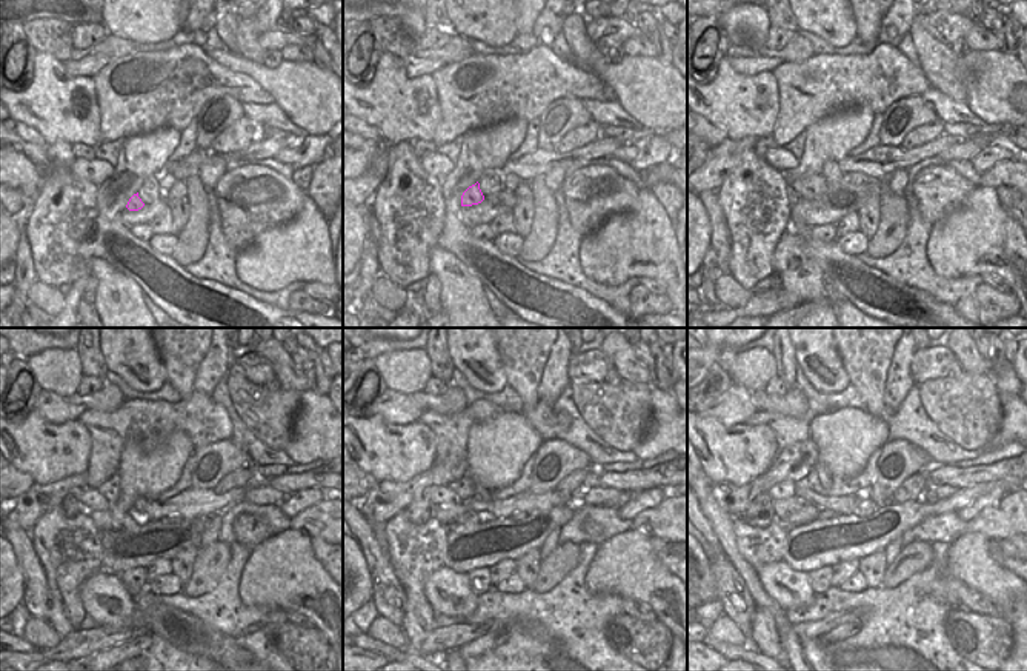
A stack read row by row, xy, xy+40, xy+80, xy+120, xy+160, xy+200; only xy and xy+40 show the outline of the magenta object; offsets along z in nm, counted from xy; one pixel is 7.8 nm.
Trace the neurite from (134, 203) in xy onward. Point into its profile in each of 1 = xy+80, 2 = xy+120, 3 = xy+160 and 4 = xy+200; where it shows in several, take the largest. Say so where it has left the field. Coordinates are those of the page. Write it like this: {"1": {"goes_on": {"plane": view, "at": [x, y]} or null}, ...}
{"1": {"goes_on": {"plane": "xy+80", "at": [814, 186]}}, "2": {"goes_on": {"plane": "xy+120", "at": [103, 520]}}, "3": {"goes_on": {"plane": "xy+160", "at": [446, 514]}}, "4": {"goes_on": {"plane": "xy+200", "at": [795, 511]}}}

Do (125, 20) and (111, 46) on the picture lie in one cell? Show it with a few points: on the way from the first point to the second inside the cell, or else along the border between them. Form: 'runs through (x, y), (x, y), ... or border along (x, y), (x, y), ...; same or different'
border along (109, 33), (126, 37), (134, 43); different

